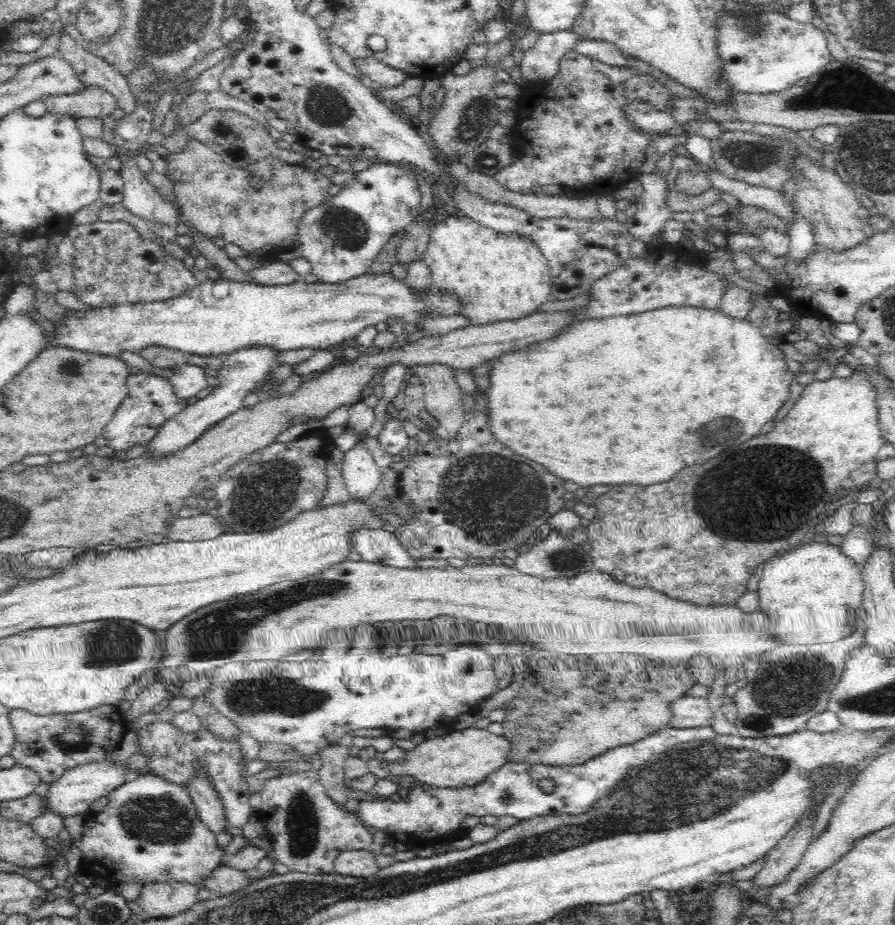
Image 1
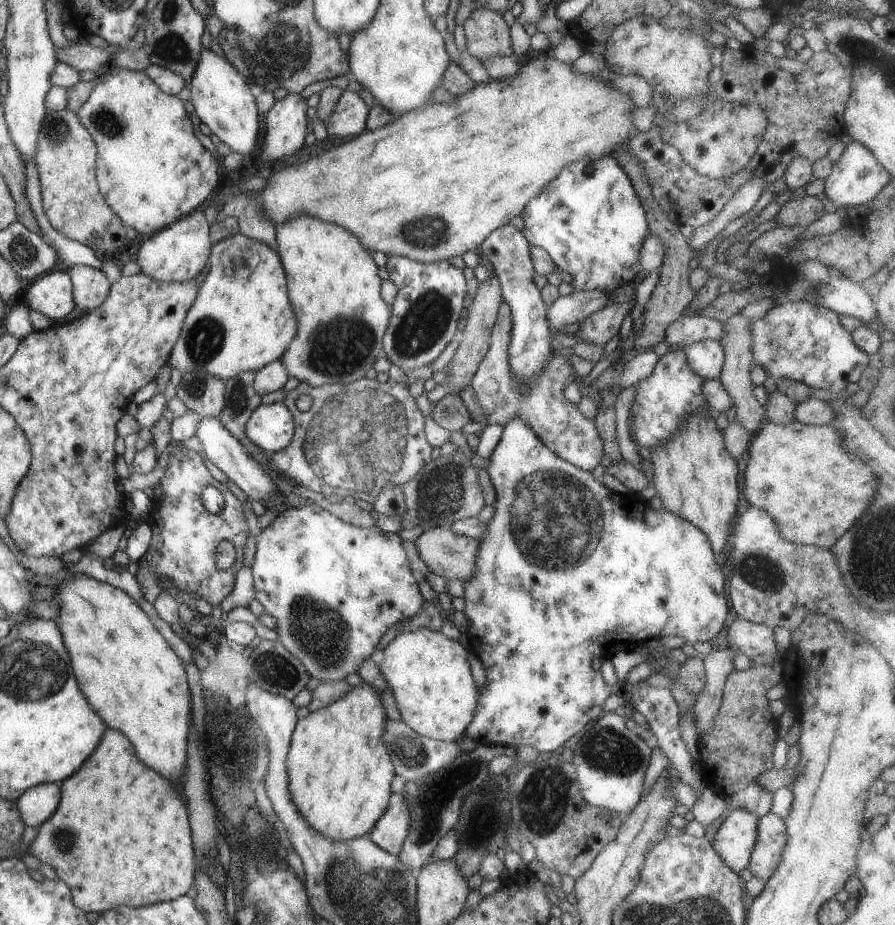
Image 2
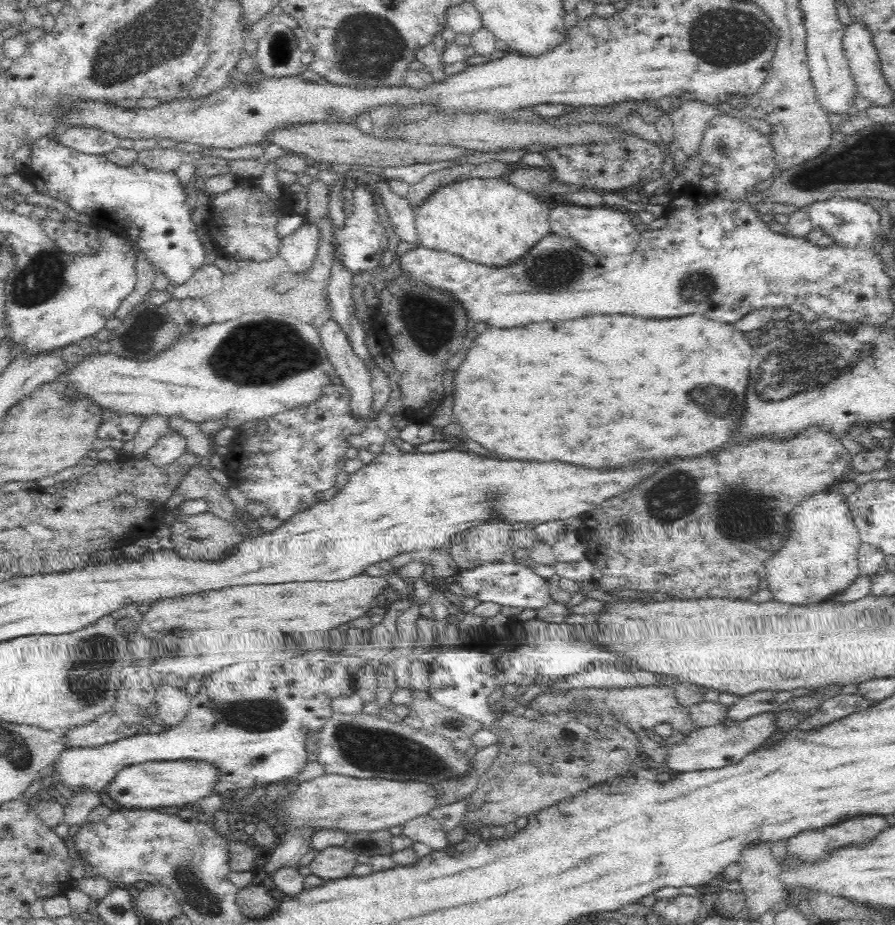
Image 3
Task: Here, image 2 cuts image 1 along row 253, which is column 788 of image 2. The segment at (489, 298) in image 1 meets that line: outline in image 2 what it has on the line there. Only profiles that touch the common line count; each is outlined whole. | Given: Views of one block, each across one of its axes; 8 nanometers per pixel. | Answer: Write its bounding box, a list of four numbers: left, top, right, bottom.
[742,421,875,550]

